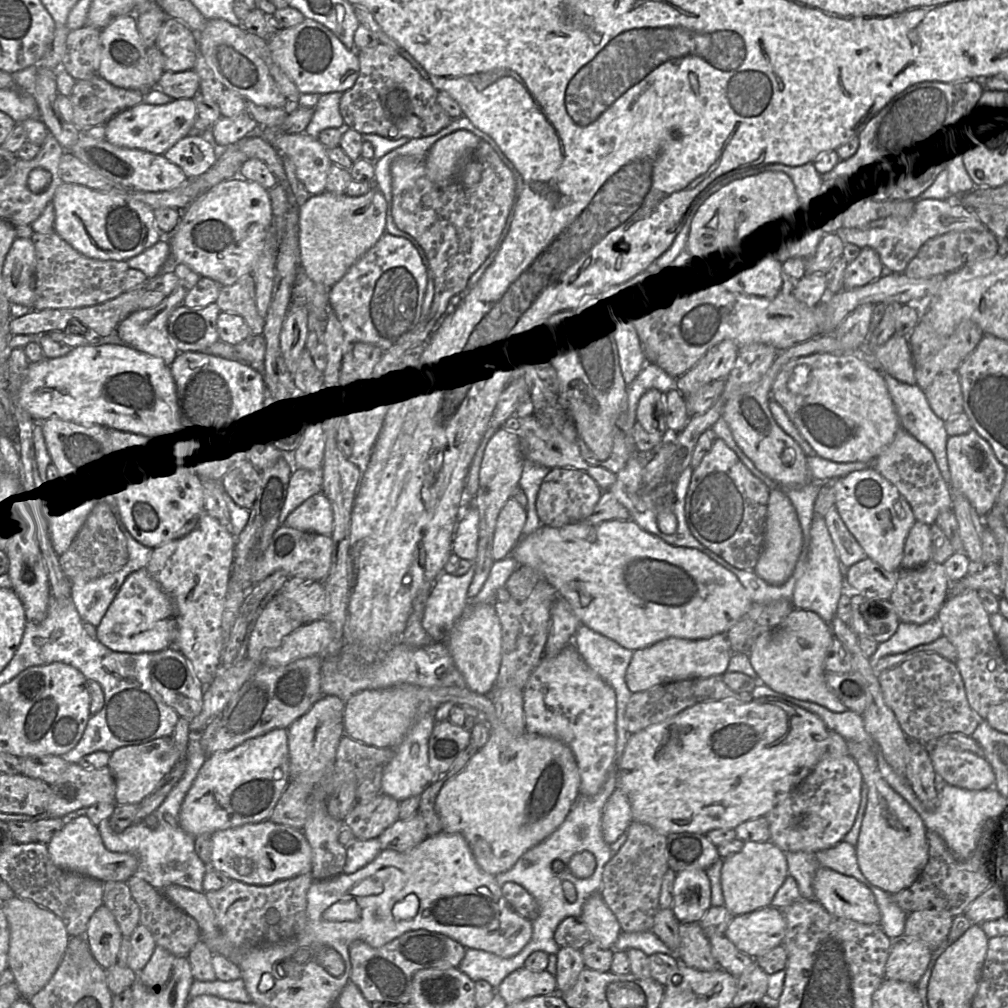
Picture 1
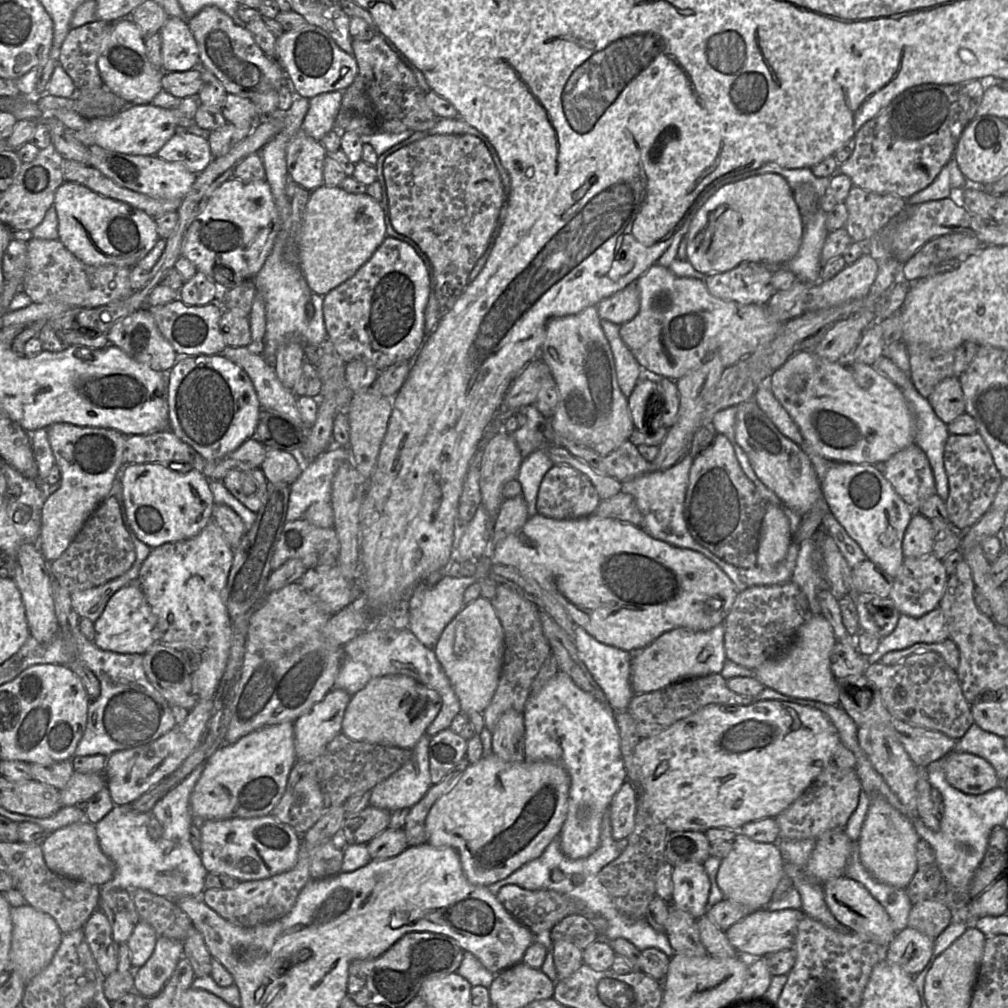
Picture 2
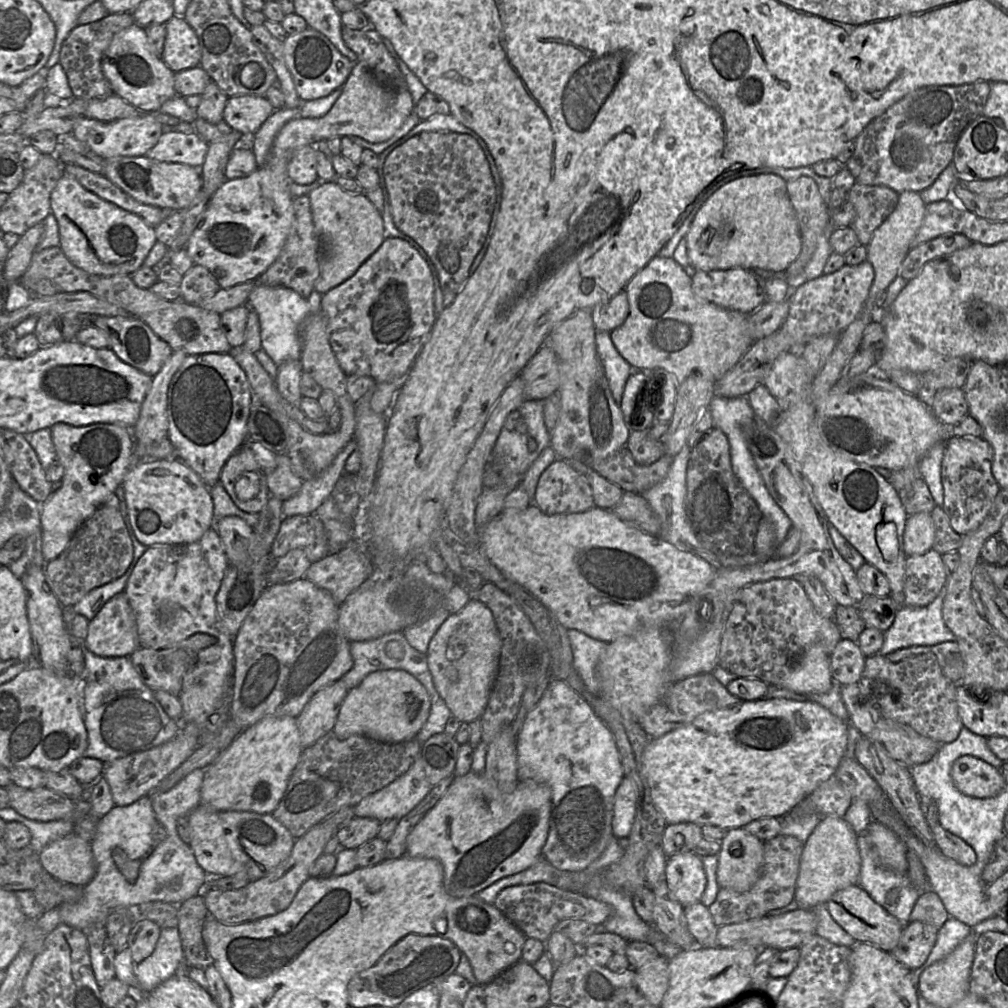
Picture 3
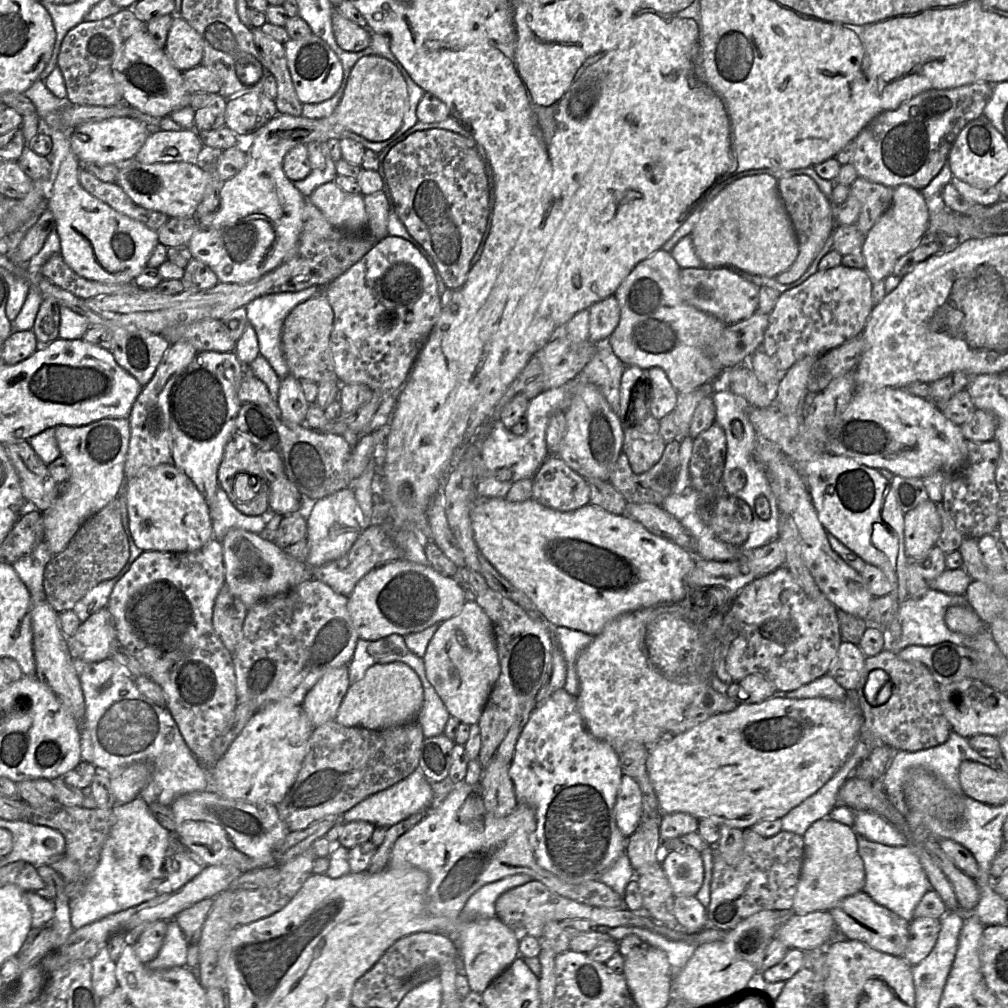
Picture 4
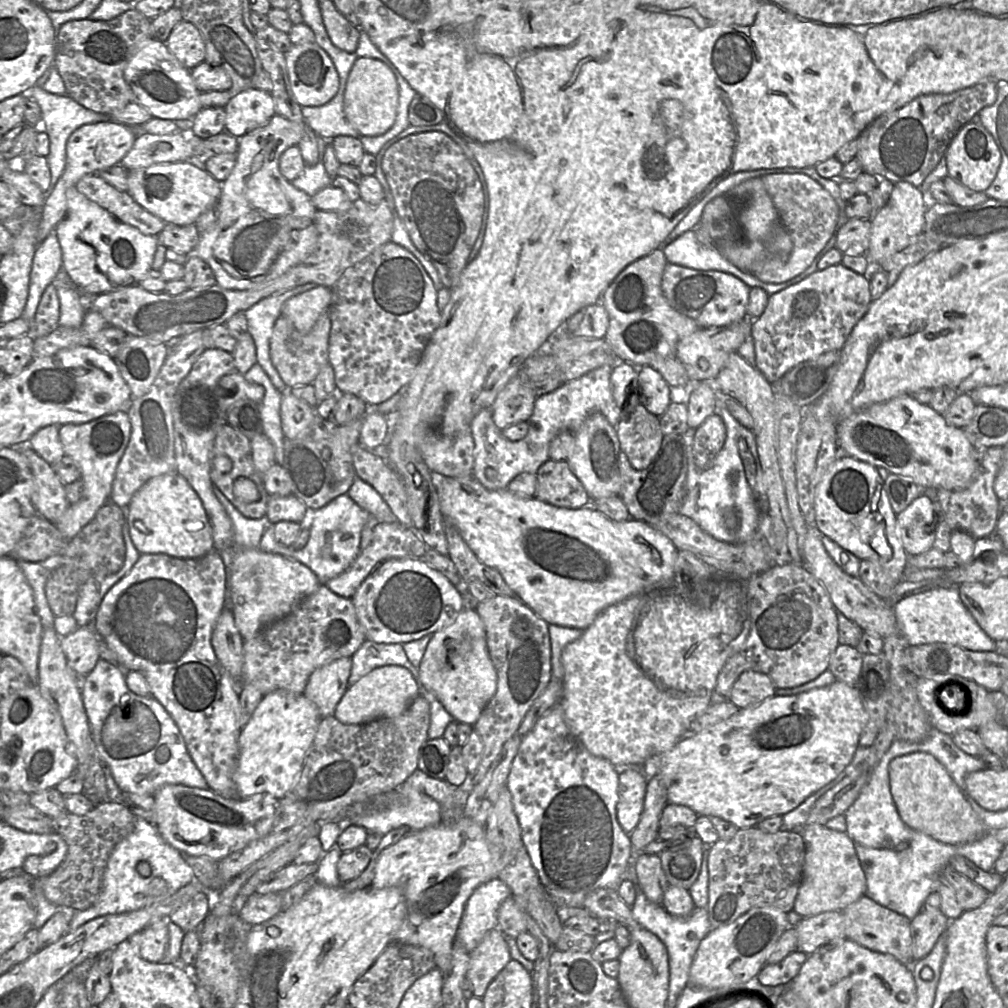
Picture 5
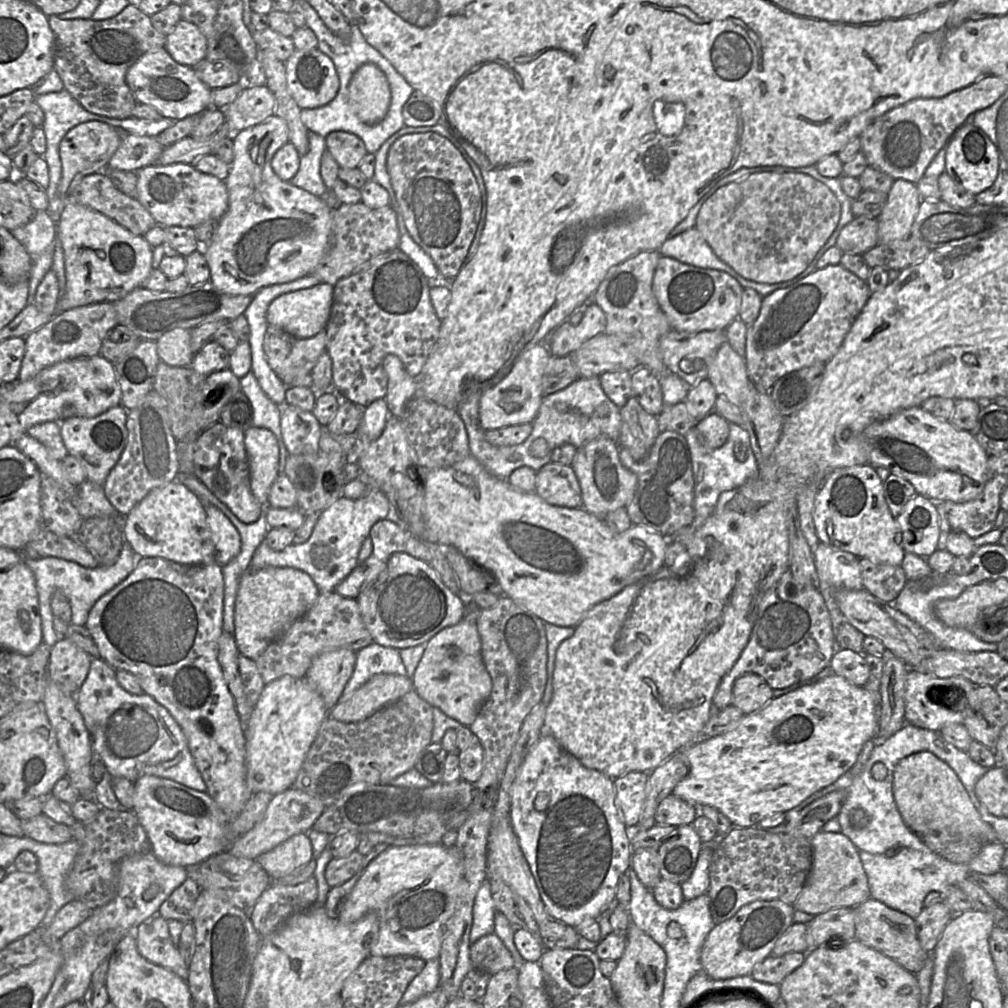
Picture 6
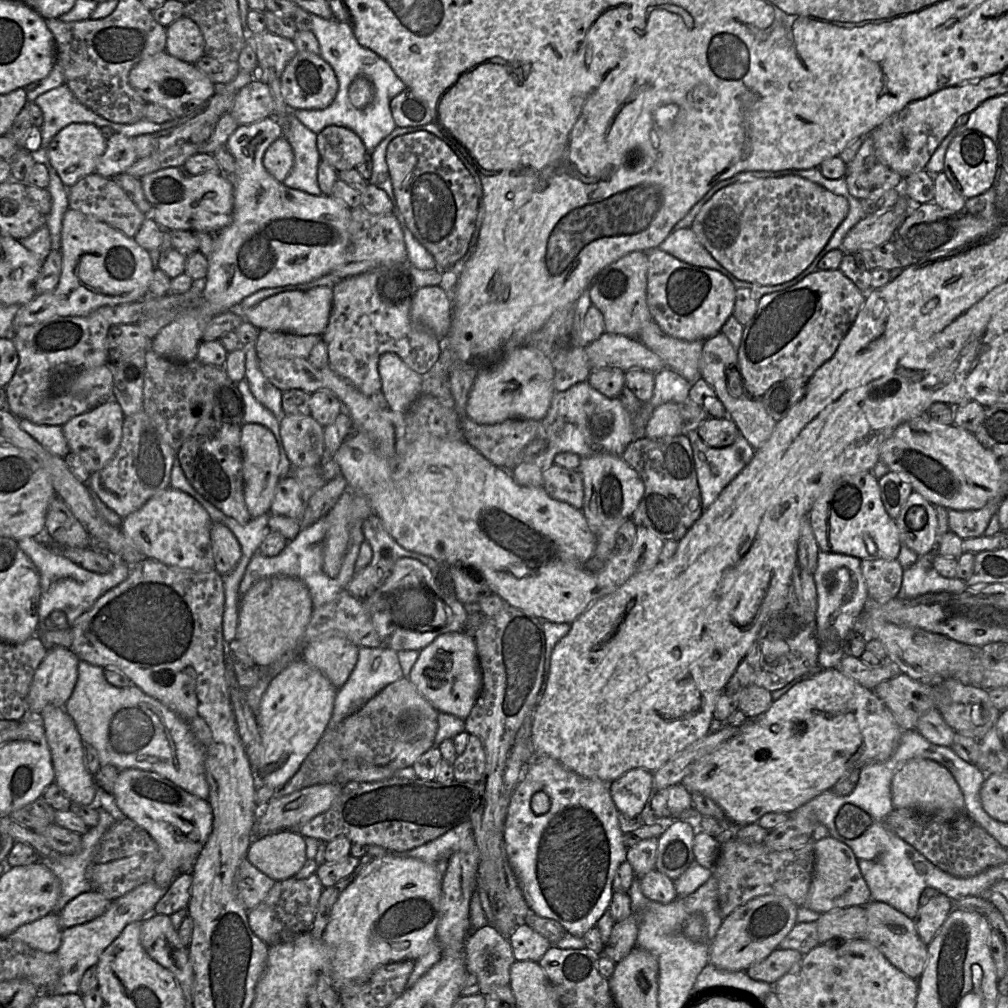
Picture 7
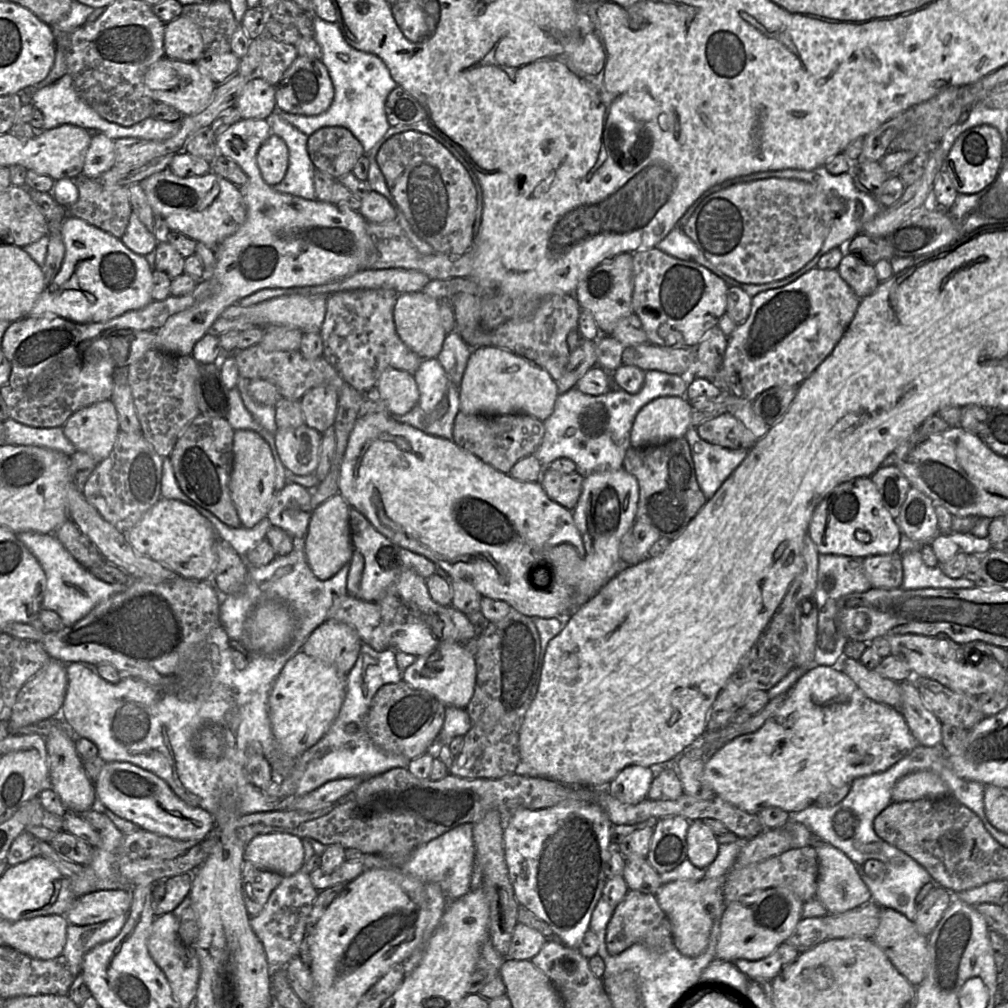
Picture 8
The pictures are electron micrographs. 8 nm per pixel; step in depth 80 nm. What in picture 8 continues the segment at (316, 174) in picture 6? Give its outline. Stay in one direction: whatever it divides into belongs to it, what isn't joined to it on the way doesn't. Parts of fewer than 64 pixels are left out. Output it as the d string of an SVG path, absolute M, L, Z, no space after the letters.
M276 109L276 111L273 112L268 118L266 118L266 120L271 127L272 133L281 137L286 143L289 151L289 164L283 180L272 187L275 191L280 193L298 196L306 200L315 200L317 199L314 188L315 167L309 157L309 153L307 150L308 136L299 131L290 123L281 119L279 115L280 112L283 111Z

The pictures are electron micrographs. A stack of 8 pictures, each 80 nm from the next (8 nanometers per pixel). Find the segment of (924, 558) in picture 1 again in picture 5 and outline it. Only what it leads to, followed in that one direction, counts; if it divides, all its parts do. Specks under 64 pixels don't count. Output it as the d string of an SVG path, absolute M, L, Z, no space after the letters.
M920 495L899 513L897 524L909 557L925 553L934 546L938 521L934 502L928 496Z

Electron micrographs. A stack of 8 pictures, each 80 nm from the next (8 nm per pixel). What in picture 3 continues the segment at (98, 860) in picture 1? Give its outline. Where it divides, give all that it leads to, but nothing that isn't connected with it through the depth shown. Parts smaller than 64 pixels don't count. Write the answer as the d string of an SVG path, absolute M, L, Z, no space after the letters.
M73 832L47 844L40 861L58 880L79 886L86 886L96 873L91 844Z

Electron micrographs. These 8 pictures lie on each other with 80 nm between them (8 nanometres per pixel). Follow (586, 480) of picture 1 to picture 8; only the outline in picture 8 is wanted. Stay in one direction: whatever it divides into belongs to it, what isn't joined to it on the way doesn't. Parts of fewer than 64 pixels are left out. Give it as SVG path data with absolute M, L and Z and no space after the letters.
M545 468L539 482L549 498L572 511L580 498L585 475L577 471L564 474Z

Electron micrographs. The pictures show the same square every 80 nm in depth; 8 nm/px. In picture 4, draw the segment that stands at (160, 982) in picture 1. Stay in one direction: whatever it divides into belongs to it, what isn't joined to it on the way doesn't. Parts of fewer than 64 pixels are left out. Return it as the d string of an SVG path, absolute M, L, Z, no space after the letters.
M168 920L163 945L158 955L146 964L151 970L186 965L188 941L175 920Z

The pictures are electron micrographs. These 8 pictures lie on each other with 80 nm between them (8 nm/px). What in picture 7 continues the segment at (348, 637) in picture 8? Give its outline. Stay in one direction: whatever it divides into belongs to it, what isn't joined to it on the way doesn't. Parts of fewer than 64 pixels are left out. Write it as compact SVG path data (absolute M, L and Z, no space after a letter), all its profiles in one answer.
M341 636L323 637L306 645L302 658L340 689L356 665L358 650L359 647Z

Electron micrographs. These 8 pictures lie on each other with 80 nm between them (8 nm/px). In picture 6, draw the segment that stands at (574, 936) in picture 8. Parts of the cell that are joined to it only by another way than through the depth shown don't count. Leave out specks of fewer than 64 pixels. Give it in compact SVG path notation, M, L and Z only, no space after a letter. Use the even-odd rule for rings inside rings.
M542 733L525 757L516 778L511 787L510 793L510 812L509 821L514 833L517 836L520 849L529 865L530 871L535 879L540 897L545 905L549 915L571 927L582 923L585 919L598 919L607 916L613 910L613 904L616 904L616 887L622 874L627 873L630 868L633 851L630 845L630 831L628 831L620 817L620 813L615 801L614 779L606 776L602 772L584 767L577 758L566 752L554 737L548 733ZM539 793L546 793L549 803L544 811L534 809L534 800Z

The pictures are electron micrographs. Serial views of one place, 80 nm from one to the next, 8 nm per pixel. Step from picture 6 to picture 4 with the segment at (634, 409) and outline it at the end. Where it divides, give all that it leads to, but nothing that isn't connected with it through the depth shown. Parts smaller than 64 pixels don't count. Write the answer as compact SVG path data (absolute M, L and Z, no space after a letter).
M651 414L637 425L624 427L622 452L627 455L631 469L637 474L648 471L659 461L665 445L666 441L659 433L659 420Z

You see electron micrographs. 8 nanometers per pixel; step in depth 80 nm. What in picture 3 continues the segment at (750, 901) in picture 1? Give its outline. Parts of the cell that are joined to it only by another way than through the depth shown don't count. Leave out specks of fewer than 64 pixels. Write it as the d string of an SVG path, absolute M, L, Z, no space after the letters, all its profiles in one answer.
M744 828L726 831L718 856L717 883L743 893L752 888L760 875L764 843Z

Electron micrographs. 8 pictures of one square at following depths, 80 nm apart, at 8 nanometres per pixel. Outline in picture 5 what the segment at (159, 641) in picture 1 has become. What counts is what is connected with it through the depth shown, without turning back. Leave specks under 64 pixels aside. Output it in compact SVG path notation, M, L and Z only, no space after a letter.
M93 624L78 627L72 634L61 637L61 647L68 665L78 677L90 673L100 659L99 639Z

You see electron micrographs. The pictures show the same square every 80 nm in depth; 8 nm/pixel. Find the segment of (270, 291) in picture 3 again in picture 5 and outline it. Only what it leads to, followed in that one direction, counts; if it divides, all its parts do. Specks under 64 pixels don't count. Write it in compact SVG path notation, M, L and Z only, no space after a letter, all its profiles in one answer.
M307 283L274 293L261 299L245 311L248 333L253 337L256 347L257 363L263 368L274 387L280 393L284 393L288 388L280 378L270 359L269 344L273 326L281 316L282 306L288 299L317 286L316 283Z

